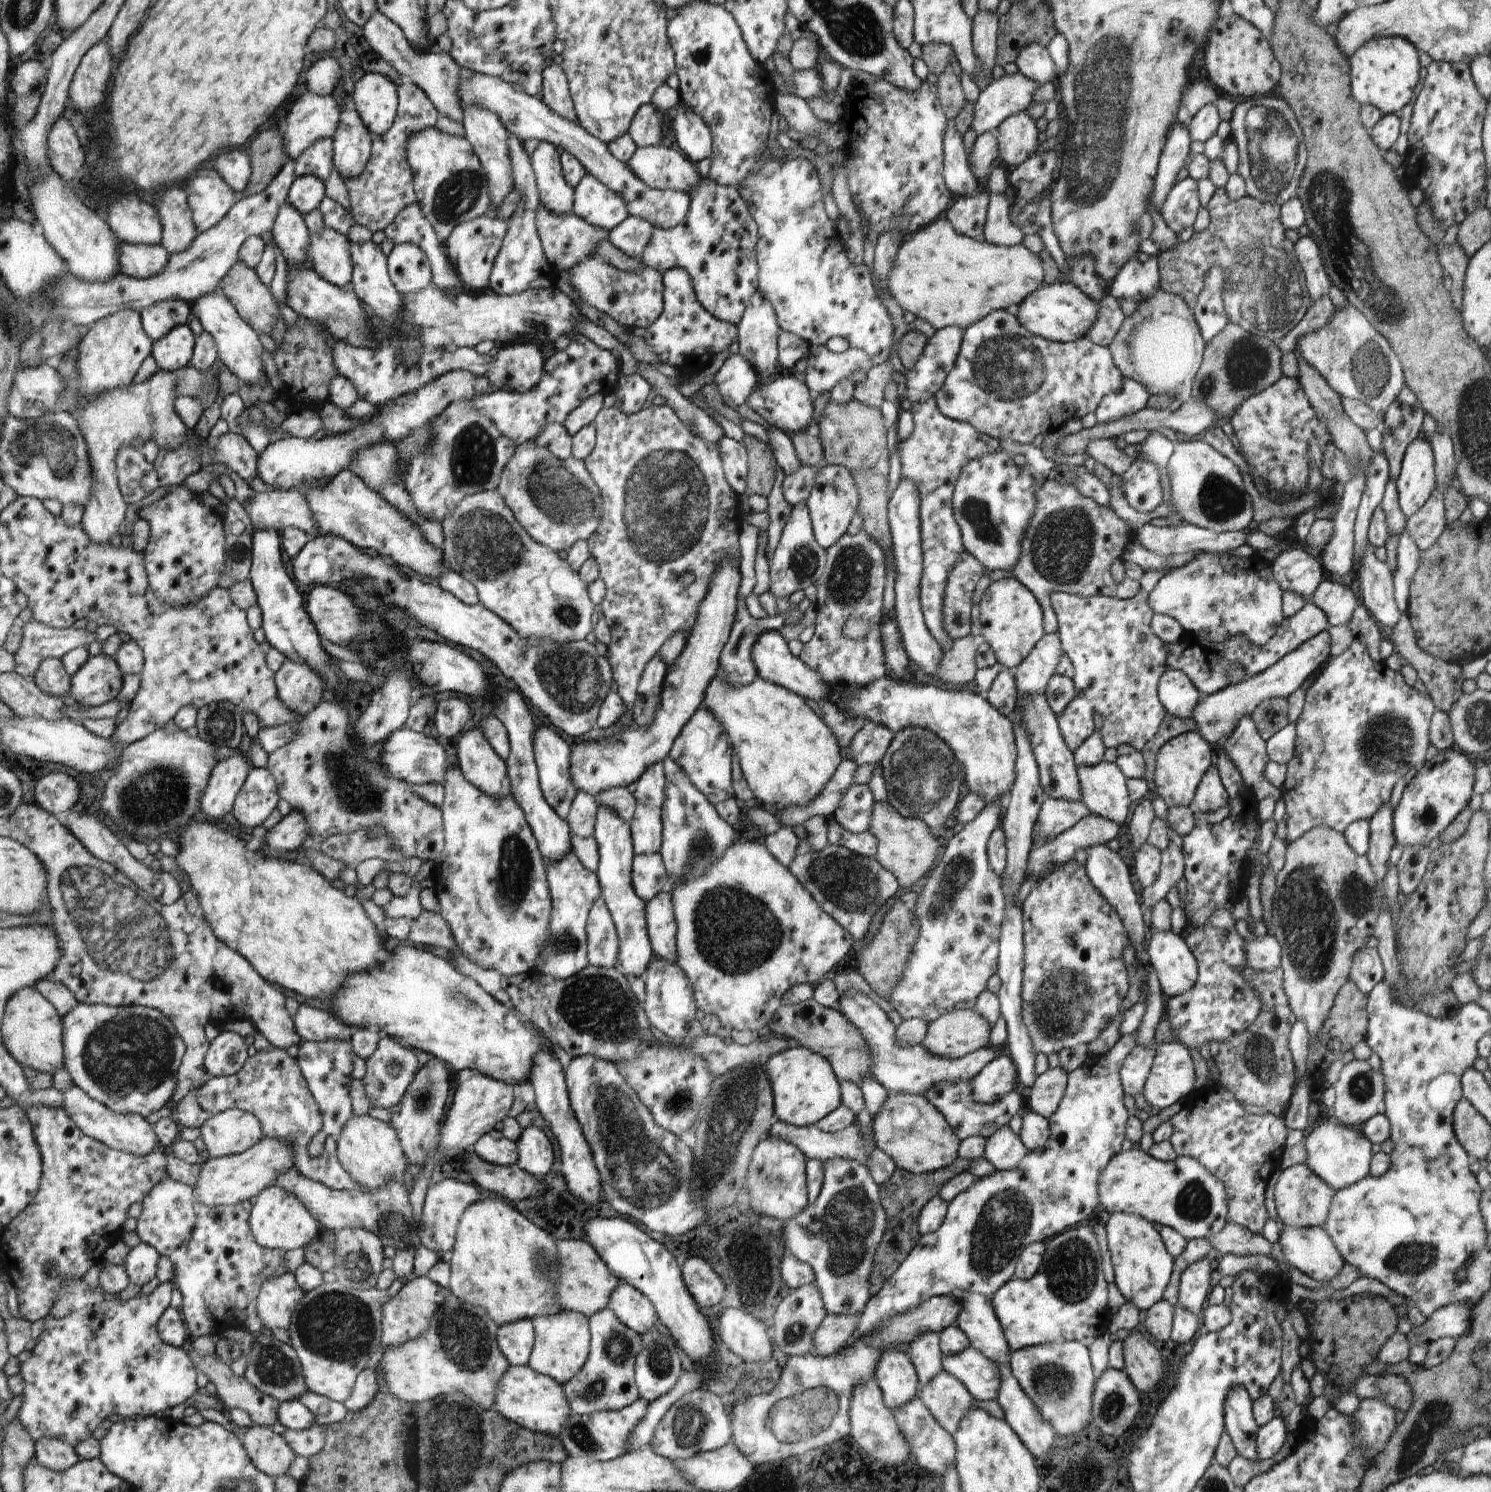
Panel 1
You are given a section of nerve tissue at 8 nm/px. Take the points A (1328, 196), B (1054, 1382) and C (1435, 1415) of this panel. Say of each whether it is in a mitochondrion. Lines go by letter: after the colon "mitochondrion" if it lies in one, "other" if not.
A: mitochondrion
B: mitochondrion
C: mitochondrion

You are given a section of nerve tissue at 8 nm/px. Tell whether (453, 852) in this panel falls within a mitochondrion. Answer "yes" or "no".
no

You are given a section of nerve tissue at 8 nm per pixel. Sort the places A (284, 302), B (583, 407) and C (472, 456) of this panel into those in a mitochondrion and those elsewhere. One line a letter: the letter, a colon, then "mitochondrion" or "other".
A: other
B: other
C: mitochondrion

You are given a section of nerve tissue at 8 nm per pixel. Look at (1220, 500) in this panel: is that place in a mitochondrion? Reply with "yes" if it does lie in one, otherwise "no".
yes

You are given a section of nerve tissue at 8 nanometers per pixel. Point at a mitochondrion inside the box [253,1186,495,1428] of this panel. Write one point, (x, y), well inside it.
(337, 1325)

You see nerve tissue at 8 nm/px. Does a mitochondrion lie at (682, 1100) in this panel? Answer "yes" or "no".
yes

